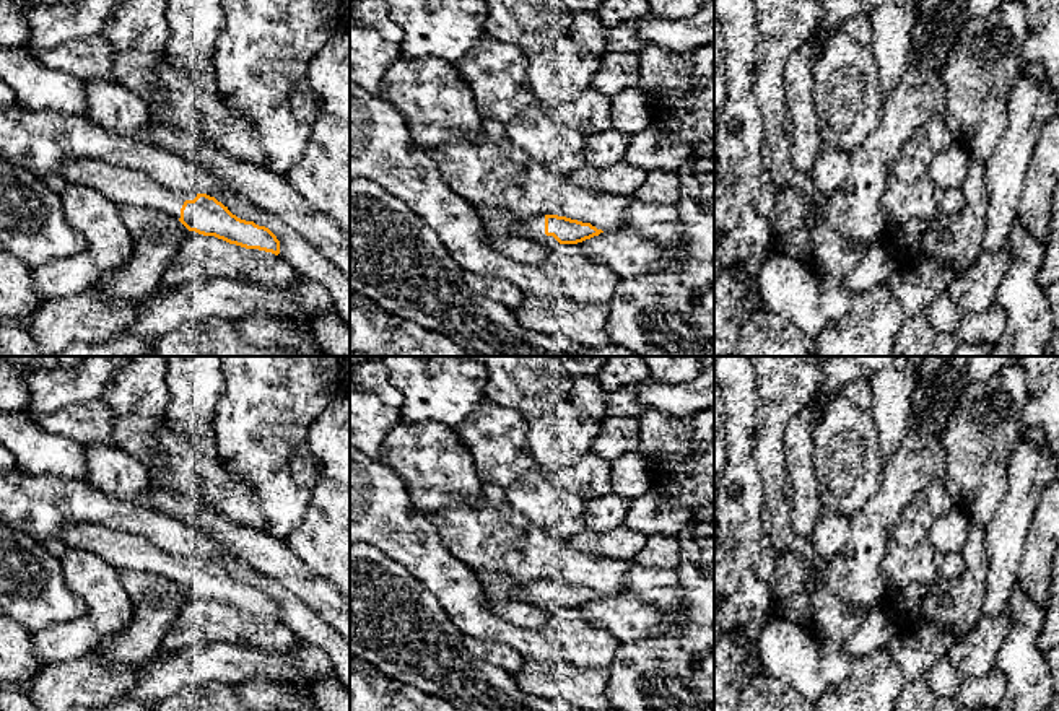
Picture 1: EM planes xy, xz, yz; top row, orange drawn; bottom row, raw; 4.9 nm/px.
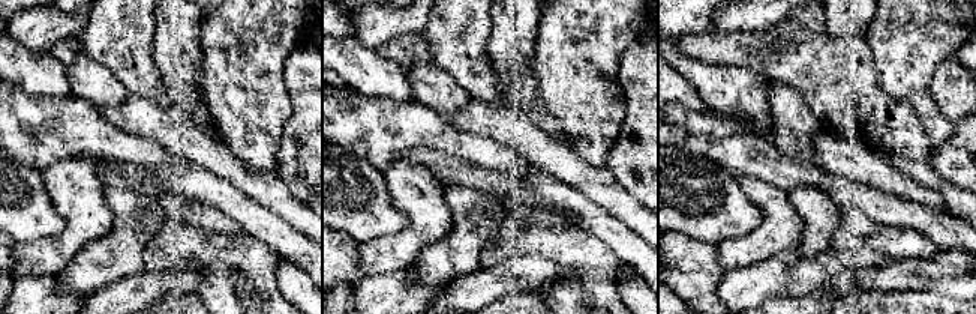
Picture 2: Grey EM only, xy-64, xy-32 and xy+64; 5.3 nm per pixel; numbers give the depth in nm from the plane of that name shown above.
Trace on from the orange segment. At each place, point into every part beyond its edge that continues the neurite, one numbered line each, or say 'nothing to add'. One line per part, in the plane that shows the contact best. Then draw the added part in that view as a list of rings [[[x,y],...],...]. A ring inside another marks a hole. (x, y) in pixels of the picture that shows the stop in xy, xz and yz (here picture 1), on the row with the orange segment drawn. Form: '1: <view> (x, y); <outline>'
1: xz (532, 226); [[[545,215],[519,216],[517,231],[522,236],[527,236],[535,242],[540,242],[542,246],[548,247],[550,251],[560,246],[560,242],[553,236],[545,234]]]

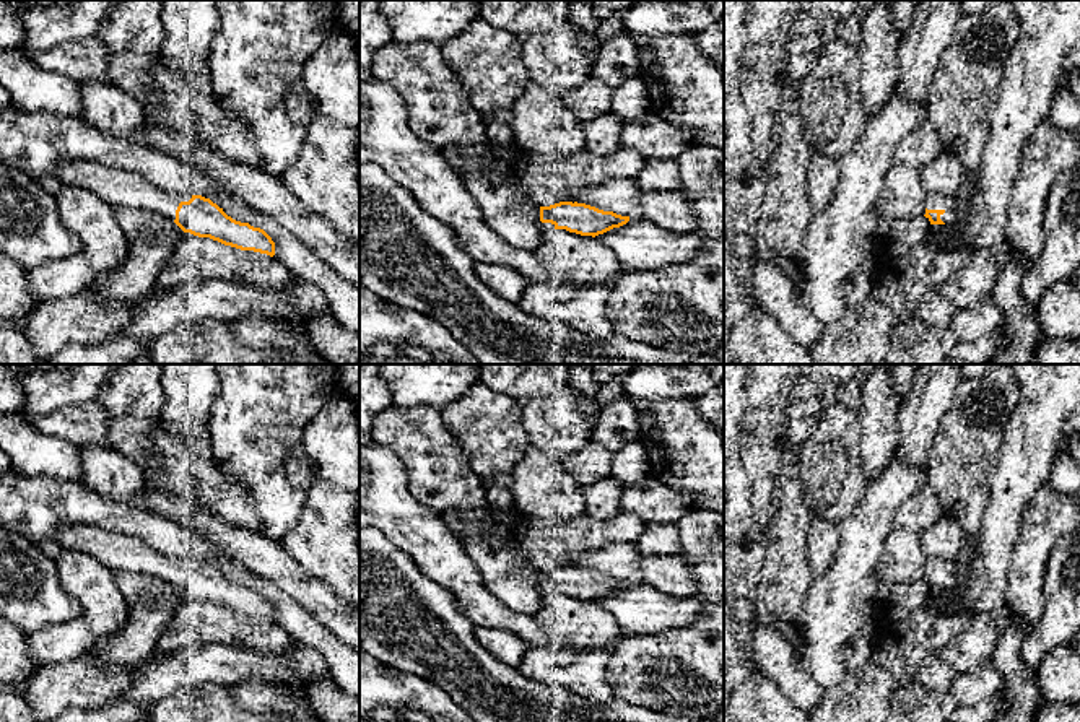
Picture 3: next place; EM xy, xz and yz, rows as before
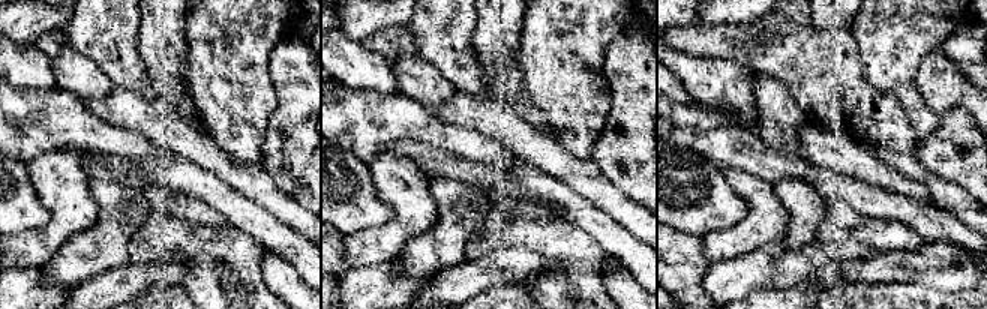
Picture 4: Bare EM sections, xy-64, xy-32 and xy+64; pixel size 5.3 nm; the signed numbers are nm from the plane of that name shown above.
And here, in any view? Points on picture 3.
1: yz (936, 200); [[[930,192],[927,195],[925,208],[927,210],[943,210],[945,213],[940,215],[940,220],[948,226],[952,226],[956,221],[958,208],[956,208],[955,195]]]

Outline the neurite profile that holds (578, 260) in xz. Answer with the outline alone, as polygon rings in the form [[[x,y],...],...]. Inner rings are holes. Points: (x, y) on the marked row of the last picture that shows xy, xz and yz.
[[[566,229],[543,233],[537,254],[553,280],[573,288],[610,286],[621,268],[607,244]]]

